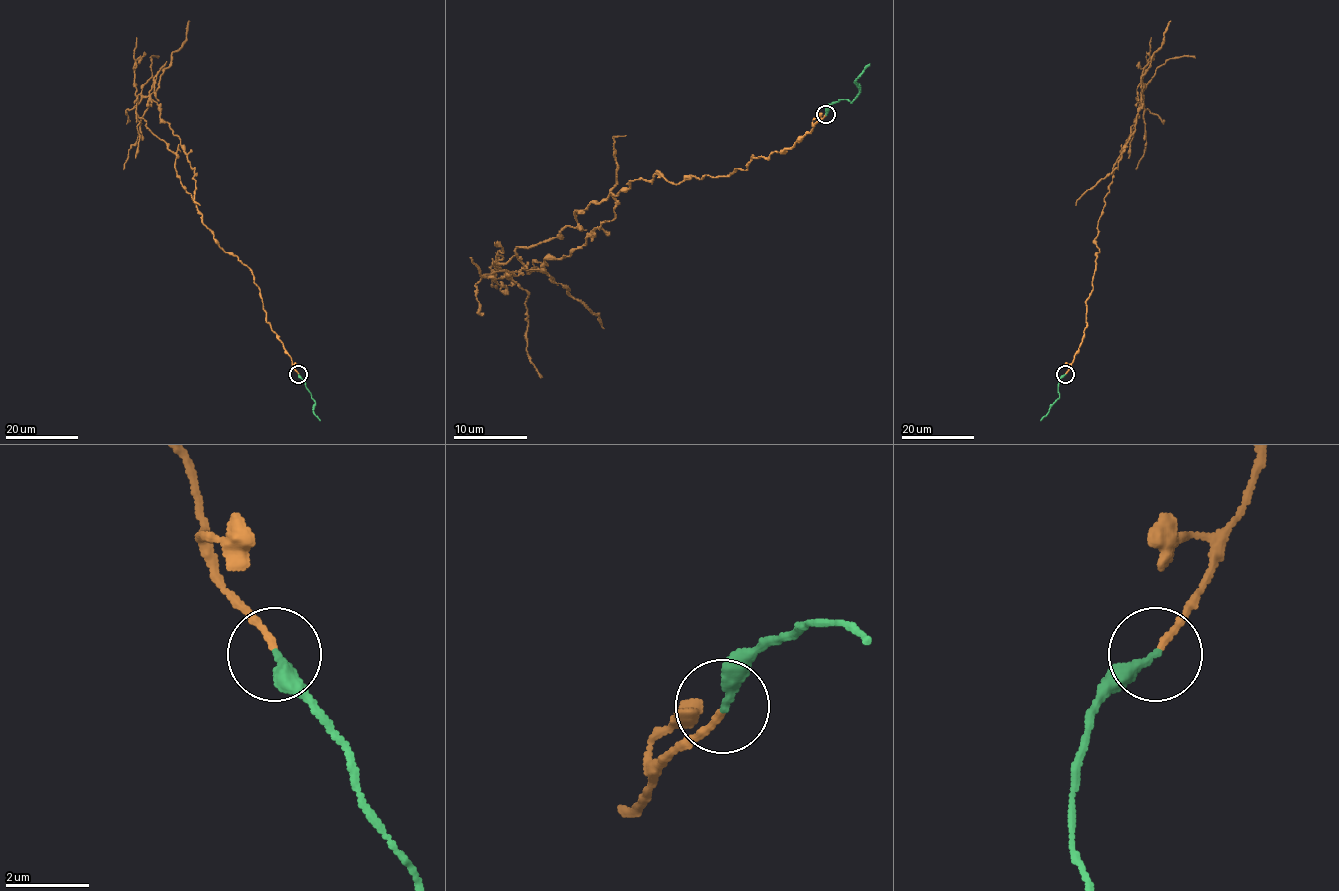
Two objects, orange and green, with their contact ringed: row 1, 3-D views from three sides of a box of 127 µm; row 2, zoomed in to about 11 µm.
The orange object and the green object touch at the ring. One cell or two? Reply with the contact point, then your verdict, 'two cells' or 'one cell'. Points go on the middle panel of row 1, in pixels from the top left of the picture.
at (825, 114); two cells

